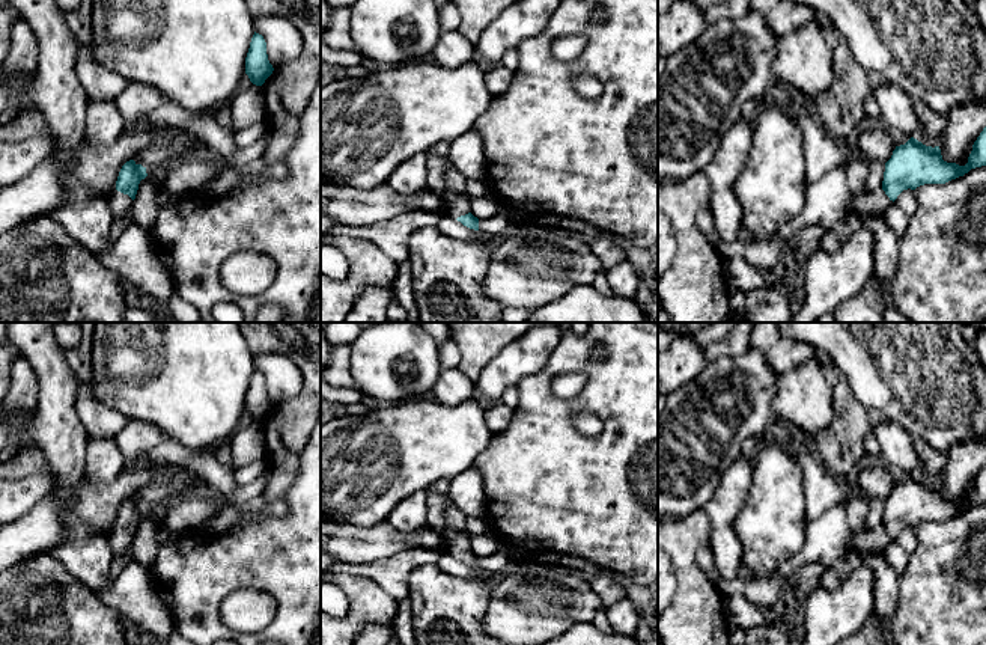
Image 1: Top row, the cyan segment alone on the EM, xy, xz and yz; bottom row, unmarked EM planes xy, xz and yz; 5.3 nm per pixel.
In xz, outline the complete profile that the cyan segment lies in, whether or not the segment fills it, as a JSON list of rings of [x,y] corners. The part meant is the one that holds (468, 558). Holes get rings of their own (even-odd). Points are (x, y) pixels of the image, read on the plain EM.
[[[446,494],[447,502],[447,524],[443,532],[444,552],[456,556],[464,564],[479,568],[479,556],[471,552],[470,532],[467,530],[467,515],[458,508],[458,505]]]

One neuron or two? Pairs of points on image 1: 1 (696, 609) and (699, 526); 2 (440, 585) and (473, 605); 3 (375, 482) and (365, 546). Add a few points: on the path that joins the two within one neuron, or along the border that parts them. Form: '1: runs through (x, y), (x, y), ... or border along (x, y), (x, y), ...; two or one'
1: runs through (693, 588), (687, 573), (687, 547); one
2: runs through (447, 593), (459, 605), (465, 605); one
3: border along (386, 519), (371, 526), (336, 522); two

